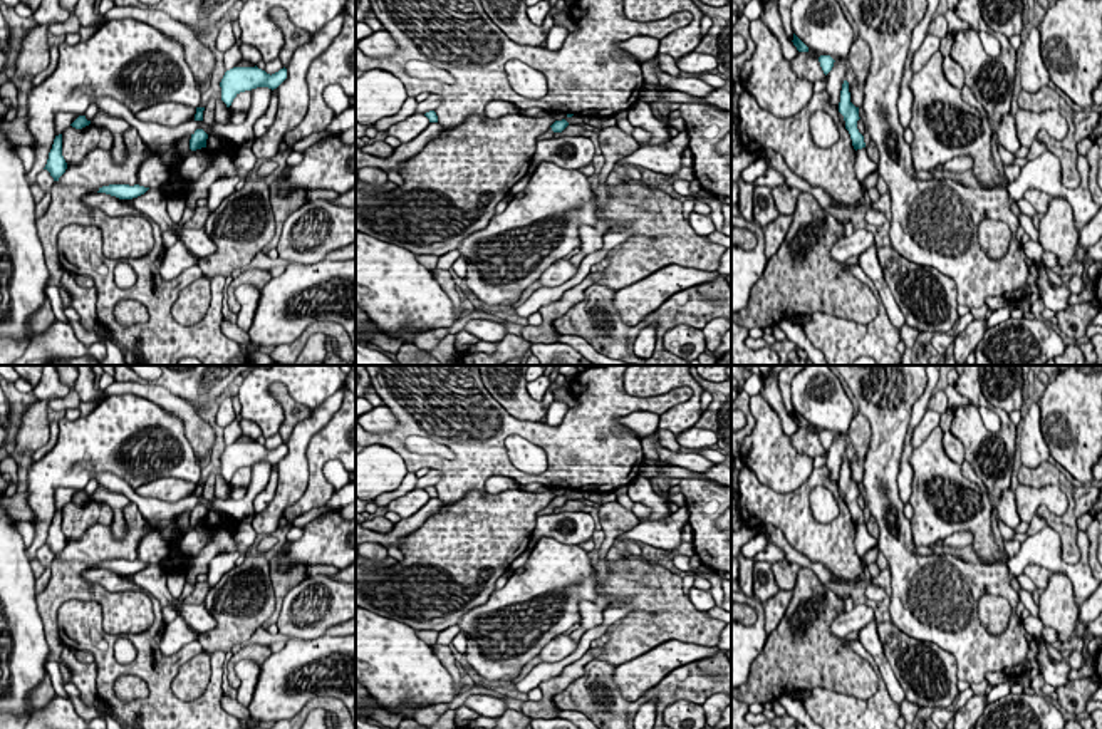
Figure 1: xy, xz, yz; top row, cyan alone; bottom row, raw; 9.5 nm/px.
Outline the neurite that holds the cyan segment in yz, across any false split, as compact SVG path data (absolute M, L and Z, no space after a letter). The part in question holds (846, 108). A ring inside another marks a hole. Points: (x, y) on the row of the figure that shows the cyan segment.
M844 80L844 84L842 84L839 112L844 116L845 129L850 134L854 149L857 151L857 149L865 147L864 136L857 129L857 121L860 119L859 117L859 107L855 107L850 102L850 92L849 92L849 82L847 80Z

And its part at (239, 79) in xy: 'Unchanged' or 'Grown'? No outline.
Unchanged

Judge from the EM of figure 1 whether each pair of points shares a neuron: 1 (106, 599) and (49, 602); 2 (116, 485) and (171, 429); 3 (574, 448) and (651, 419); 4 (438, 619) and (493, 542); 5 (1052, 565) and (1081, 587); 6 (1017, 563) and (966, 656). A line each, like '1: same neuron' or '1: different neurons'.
1: same neuron
2: different neurons
3: different neurons
4: same neuron
5: same neuron
6: different neurons

